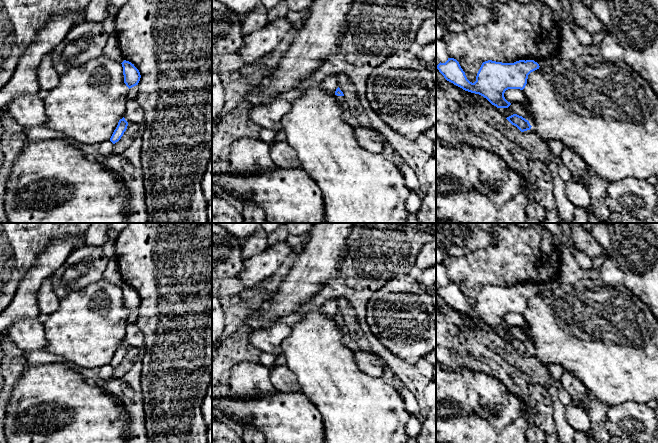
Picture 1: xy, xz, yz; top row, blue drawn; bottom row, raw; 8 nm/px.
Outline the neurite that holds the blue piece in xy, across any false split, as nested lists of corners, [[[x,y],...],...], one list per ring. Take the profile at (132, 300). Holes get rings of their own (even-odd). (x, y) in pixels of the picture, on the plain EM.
[[[124,284],[122,287],[124,307],[130,313],[138,309],[141,299],[139,294],[129,285]]]

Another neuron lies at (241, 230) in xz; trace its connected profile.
[[[215,223],[226,232],[245,240],[250,237],[260,226],[260,223]]]

